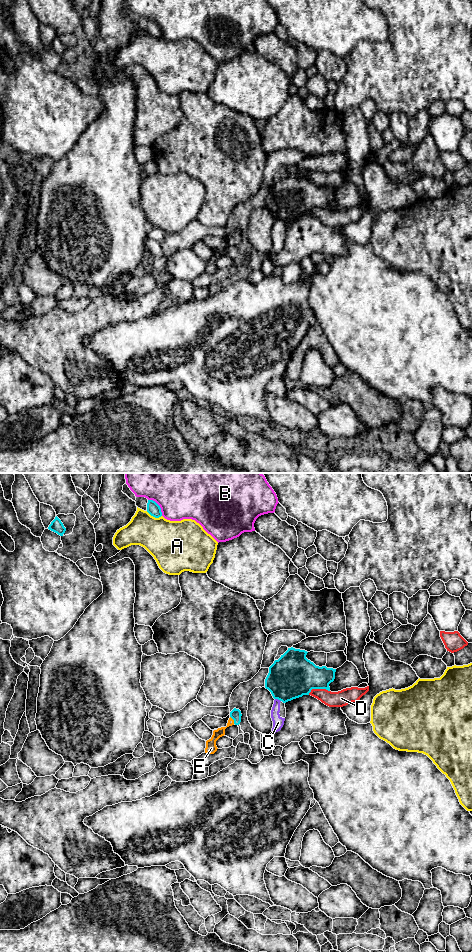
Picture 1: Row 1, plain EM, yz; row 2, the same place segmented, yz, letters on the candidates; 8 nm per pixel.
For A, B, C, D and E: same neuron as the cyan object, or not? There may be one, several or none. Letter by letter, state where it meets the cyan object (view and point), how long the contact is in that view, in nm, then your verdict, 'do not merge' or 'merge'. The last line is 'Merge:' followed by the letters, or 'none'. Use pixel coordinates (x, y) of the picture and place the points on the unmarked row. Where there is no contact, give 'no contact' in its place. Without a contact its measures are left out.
A: yz (154, 36) | 130 nm | do not merge
B: yz (158, 25) | 180 nm | do not merge
C: yz (278, 219) | 50 nm | do not merge
D: yz (318, 208) | 180 nm | do not merge
E: yz (233, 239) | 70 nm | merge
Merge: E

